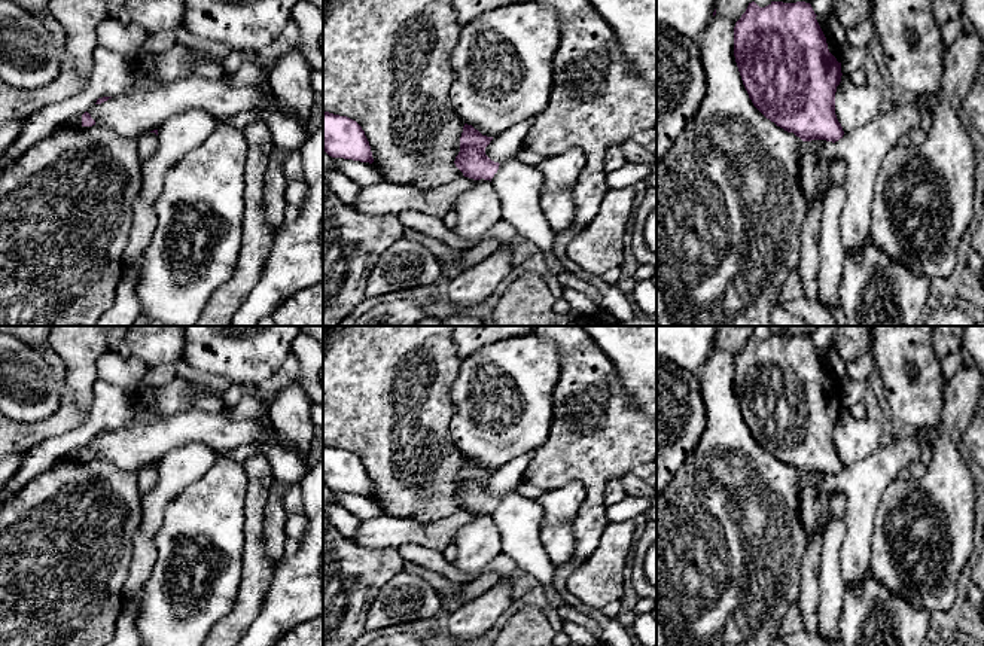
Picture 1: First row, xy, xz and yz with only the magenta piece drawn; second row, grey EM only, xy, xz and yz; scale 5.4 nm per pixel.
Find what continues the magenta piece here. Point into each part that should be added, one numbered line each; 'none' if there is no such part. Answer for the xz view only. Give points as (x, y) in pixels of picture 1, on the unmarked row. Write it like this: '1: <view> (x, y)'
none

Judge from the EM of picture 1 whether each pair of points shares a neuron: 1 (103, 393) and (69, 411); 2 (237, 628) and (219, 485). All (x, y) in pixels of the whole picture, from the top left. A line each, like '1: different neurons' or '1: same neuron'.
1: different neurons
2: different neurons

